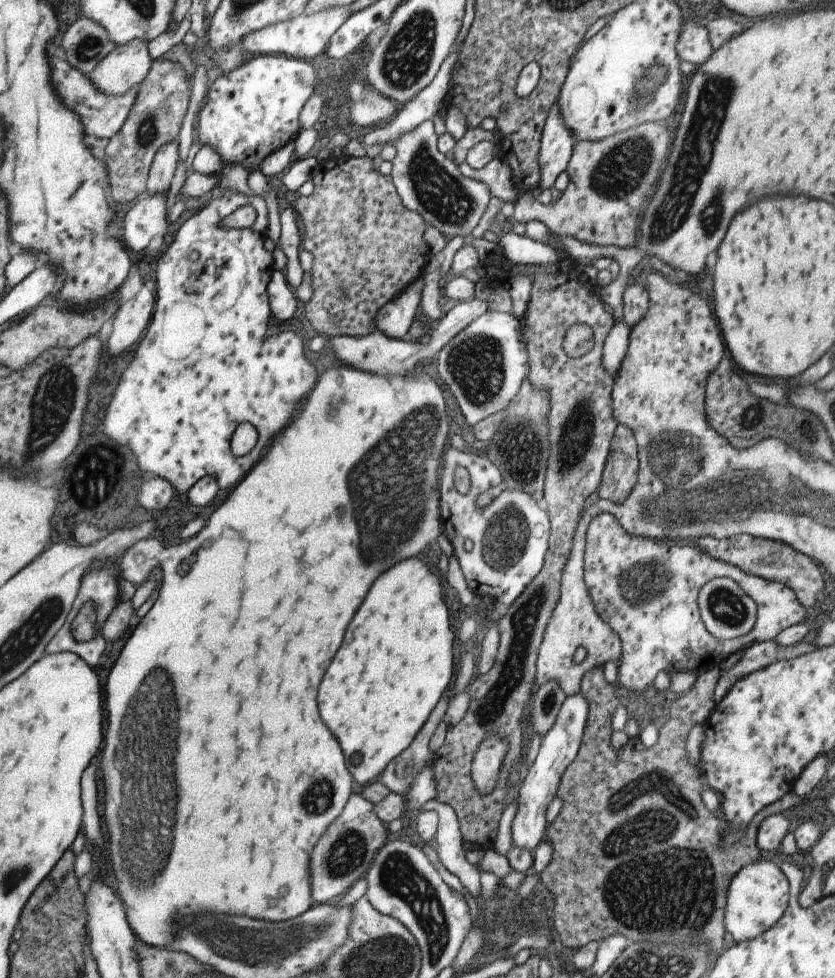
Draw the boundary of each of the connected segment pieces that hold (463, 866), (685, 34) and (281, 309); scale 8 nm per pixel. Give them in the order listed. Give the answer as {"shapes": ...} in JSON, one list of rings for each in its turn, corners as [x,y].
{"shapes":[[[[434,798],[426,802],[419,811],[426,810],[435,810],[439,816],[438,830],[432,843],[433,849],[438,853],[446,870],[459,878],[472,898],[478,898],[481,892],[480,873],[464,856],[460,822],[454,808]]],[[[690,19],[682,22],[680,38],[676,44],[676,54],[680,60],[701,65],[714,54],[714,51],[715,49],[710,44],[708,28],[696,26]]],[[[274,270],[267,286],[272,315],[276,320],[289,320],[299,307],[295,292],[286,280],[282,271]]]]}

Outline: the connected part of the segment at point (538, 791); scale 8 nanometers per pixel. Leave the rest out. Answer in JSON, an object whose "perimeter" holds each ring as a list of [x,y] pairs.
{"perimeter":[[[580,693],[567,696],[562,703],[560,712],[558,712],[550,732],[544,736],[536,760],[523,780],[518,798],[516,798],[518,809],[511,825],[512,847],[530,851],[545,840],[548,822],[546,810],[556,797],[562,774],[578,754],[584,730],[586,730],[586,722],[588,722],[588,710],[588,702]]]}

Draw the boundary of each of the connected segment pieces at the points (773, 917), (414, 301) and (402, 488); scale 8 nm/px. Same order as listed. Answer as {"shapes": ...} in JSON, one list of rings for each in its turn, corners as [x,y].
{"shapes":[[[[756,861],[742,870],[730,881],[725,908],[725,929],[738,942],[752,940],[782,918],[790,900],[790,885],[780,867],[772,861]]],[[[424,276],[406,286],[394,300],[384,304],[374,318],[374,330],[384,332],[388,338],[402,338],[420,310],[420,294],[424,289]]],[[[346,365],[319,371],[310,396],[291,423],[278,438],[274,438],[276,448],[271,442],[266,456],[252,467],[244,480],[238,482],[226,502],[208,518],[202,532],[163,550],[158,599],[134,628],[106,682],[103,702],[106,702],[108,712],[108,730],[104,732],[106,746],[100,764],[106,792],[105,823],[110,830],[108,854],[118,880],[117,895],[130,930],[152,948],[170,949],[173,946],[178,930],[176,920],[180,916],[190,918],[196,914],[202,916],[202,912],[224,912],[278,922],[296,918],[314,905],[308,856],[318,838],[326,832],[326,826],[344,810],[352,794],[353,781],[338,740],[318,714],[318,684],[344,642],[346,628],[366,598],[372,582],[394,564],[424,552],[442,533],[438,470],[448,442],[450,418],[440,386],[428,374],[419,372],[419,368],[416,369],[417,375],[410,378],[376,376]]]]}

